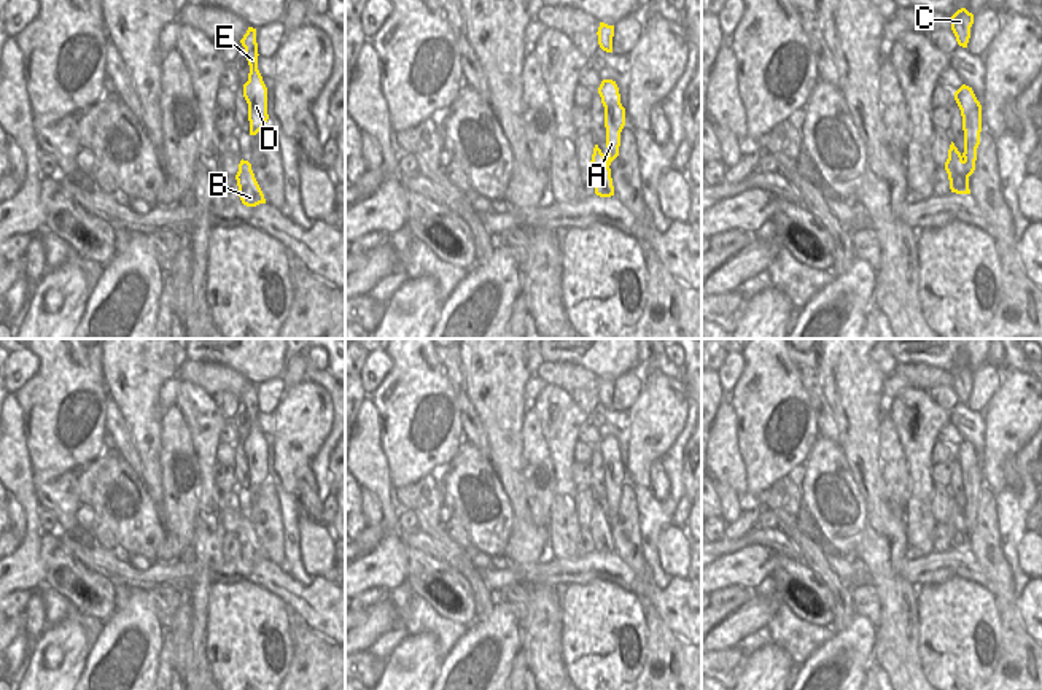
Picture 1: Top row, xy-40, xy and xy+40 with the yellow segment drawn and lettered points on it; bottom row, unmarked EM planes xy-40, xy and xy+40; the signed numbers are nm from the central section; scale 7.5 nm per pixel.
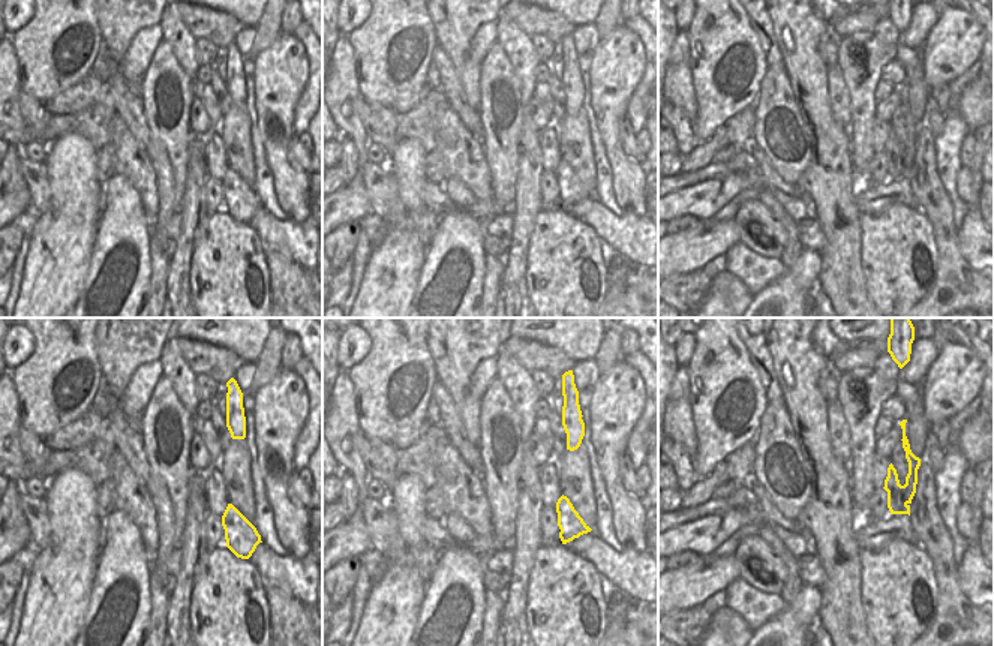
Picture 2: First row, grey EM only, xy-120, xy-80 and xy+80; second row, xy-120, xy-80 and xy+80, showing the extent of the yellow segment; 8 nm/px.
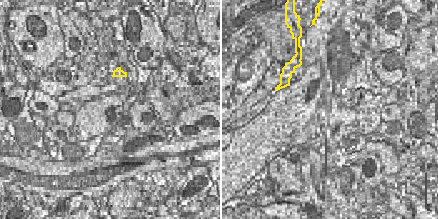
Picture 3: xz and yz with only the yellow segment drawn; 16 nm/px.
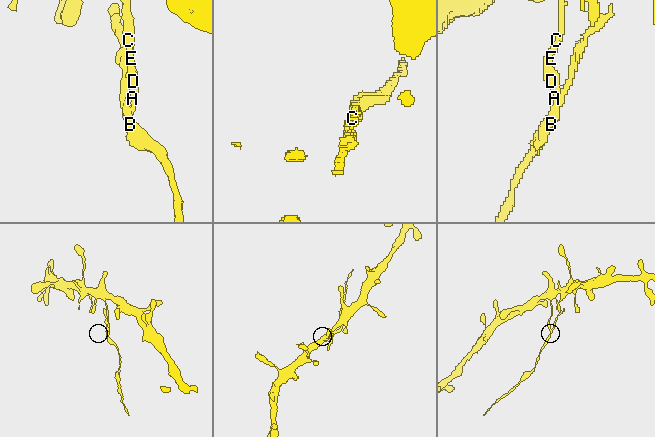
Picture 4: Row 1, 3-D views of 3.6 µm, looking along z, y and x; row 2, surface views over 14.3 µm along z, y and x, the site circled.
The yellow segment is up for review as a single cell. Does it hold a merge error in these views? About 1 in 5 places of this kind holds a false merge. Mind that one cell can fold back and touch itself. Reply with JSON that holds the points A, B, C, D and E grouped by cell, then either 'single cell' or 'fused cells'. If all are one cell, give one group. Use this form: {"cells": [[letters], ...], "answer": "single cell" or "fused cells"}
{"cells": [["A", "C", "D", "E"], ["B"]], "answer": "fused cells"}

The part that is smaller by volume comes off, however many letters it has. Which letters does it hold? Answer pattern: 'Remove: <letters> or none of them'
Remove: B.

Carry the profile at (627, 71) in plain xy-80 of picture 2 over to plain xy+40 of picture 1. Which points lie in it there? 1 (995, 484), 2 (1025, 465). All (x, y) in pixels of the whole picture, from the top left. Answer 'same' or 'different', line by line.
1: same
2: different

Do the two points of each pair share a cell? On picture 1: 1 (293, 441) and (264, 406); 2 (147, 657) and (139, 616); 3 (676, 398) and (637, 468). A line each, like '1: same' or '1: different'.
1: different
2: same
3: same

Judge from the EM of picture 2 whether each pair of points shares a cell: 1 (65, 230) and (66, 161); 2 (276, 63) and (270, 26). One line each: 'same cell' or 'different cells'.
1: same cell
2: different cells

